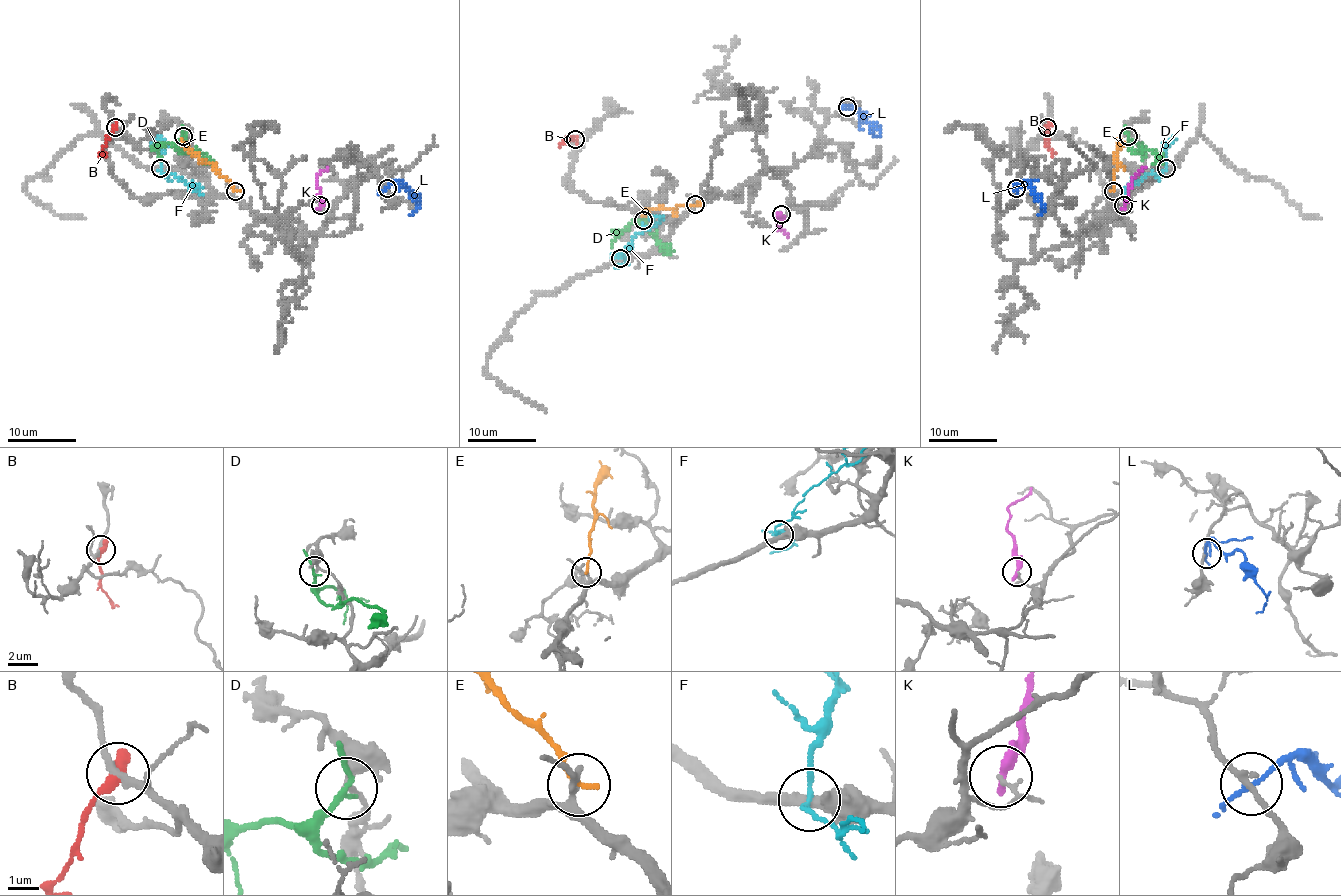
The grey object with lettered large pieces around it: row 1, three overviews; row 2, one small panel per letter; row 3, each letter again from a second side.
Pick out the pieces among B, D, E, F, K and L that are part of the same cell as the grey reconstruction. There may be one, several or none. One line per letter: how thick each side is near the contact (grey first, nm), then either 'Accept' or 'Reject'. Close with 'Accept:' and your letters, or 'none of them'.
B: Thickness 200 nm (grey) against 480 nm. Reject
D: Thickness 240 nm (grey) against 180 nm. Reject
E: Thickness 180 nm (grey) against 180 nm. Reject
F: Thickness 400 nm (grey) against 140 nm. Reject
K: Thickness 90 nm (grey) against 360 nm. Reject
L: Thickness 170 nm (grey) against 150 nm. Reject
Accept: none of them

